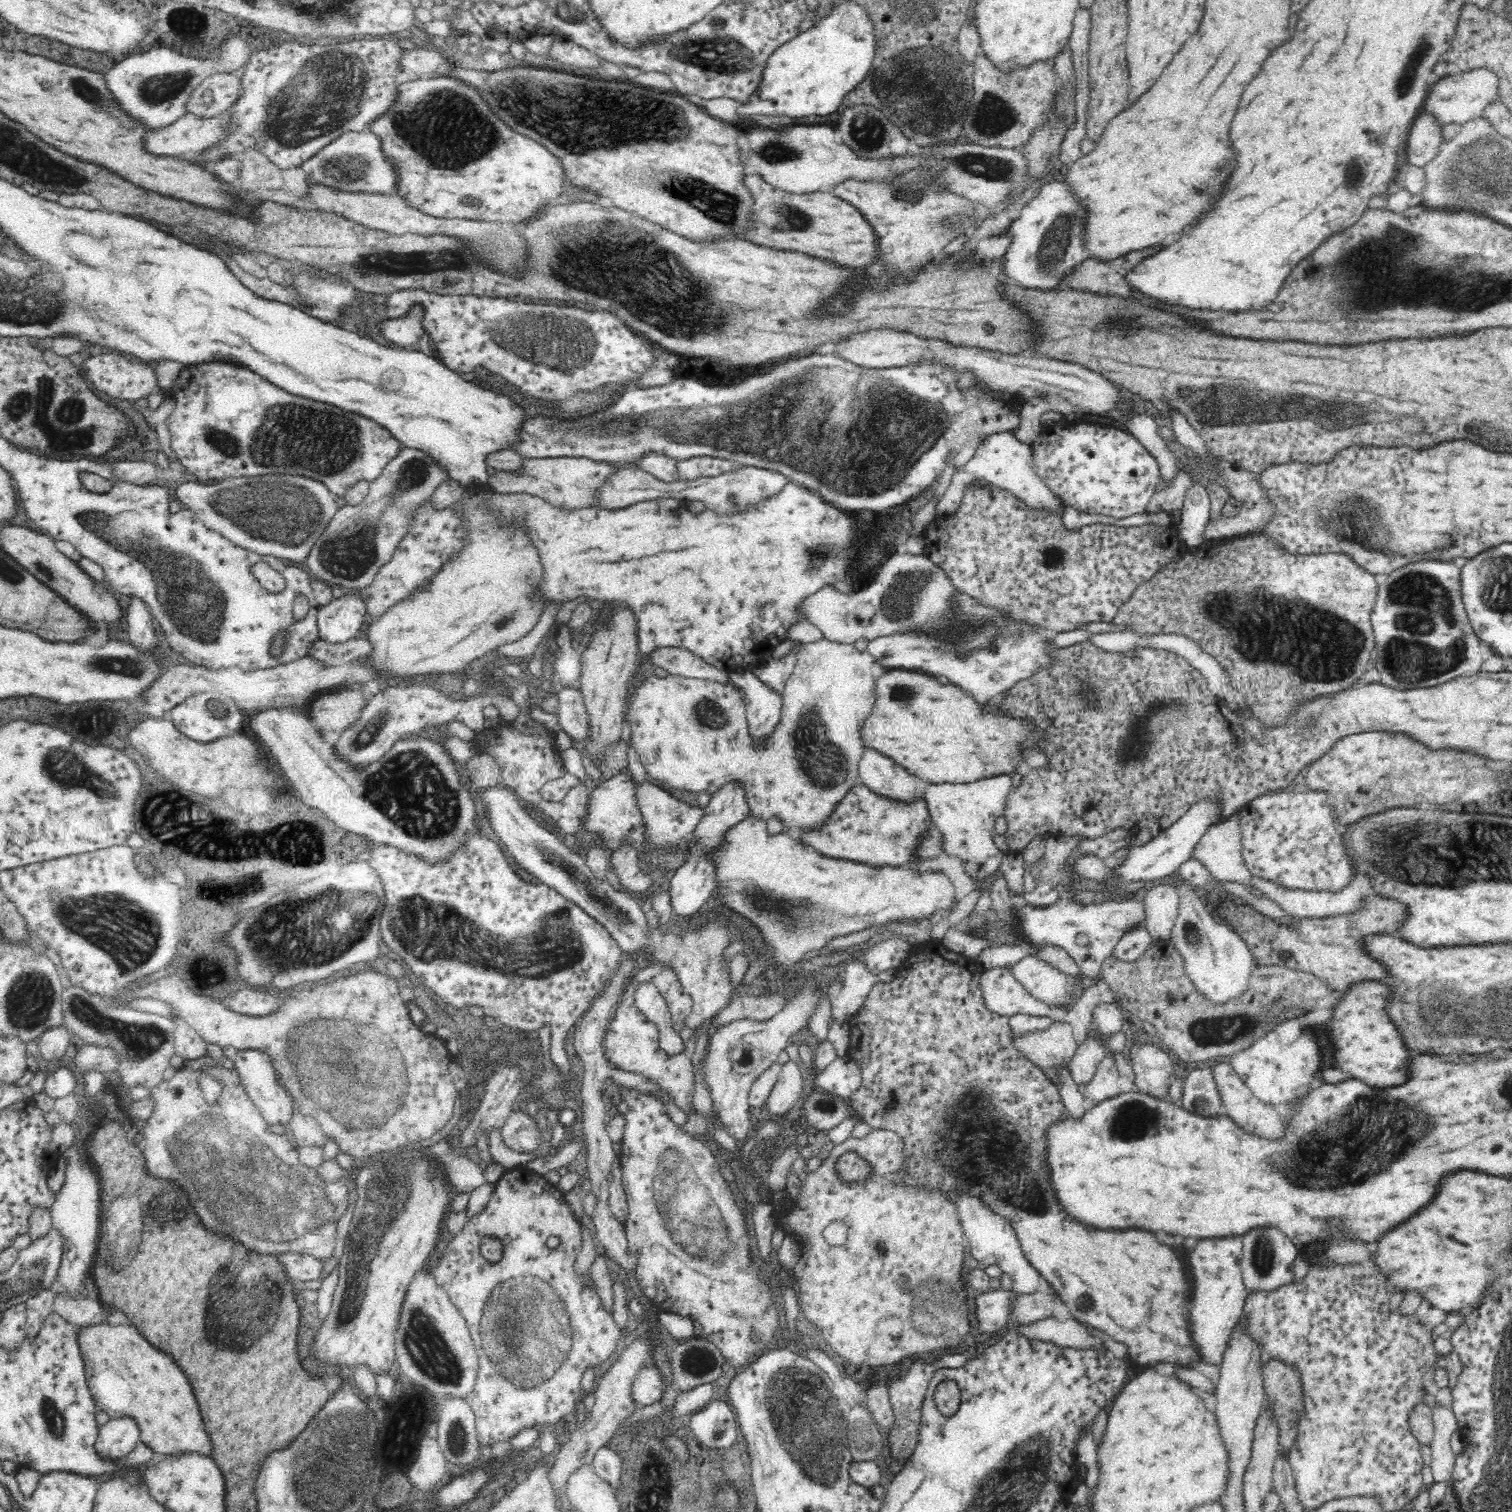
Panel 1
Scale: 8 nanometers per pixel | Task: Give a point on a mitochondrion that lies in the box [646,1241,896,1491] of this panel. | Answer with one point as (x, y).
(787, 1391)

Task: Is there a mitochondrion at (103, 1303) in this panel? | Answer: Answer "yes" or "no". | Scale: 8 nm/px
no

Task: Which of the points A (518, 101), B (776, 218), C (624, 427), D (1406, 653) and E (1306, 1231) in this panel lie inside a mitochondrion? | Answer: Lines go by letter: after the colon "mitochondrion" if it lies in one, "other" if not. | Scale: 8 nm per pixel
A: mitochondrion
B: mitochondrion
C: mitochondrion
D: mitochondrion
E: other

